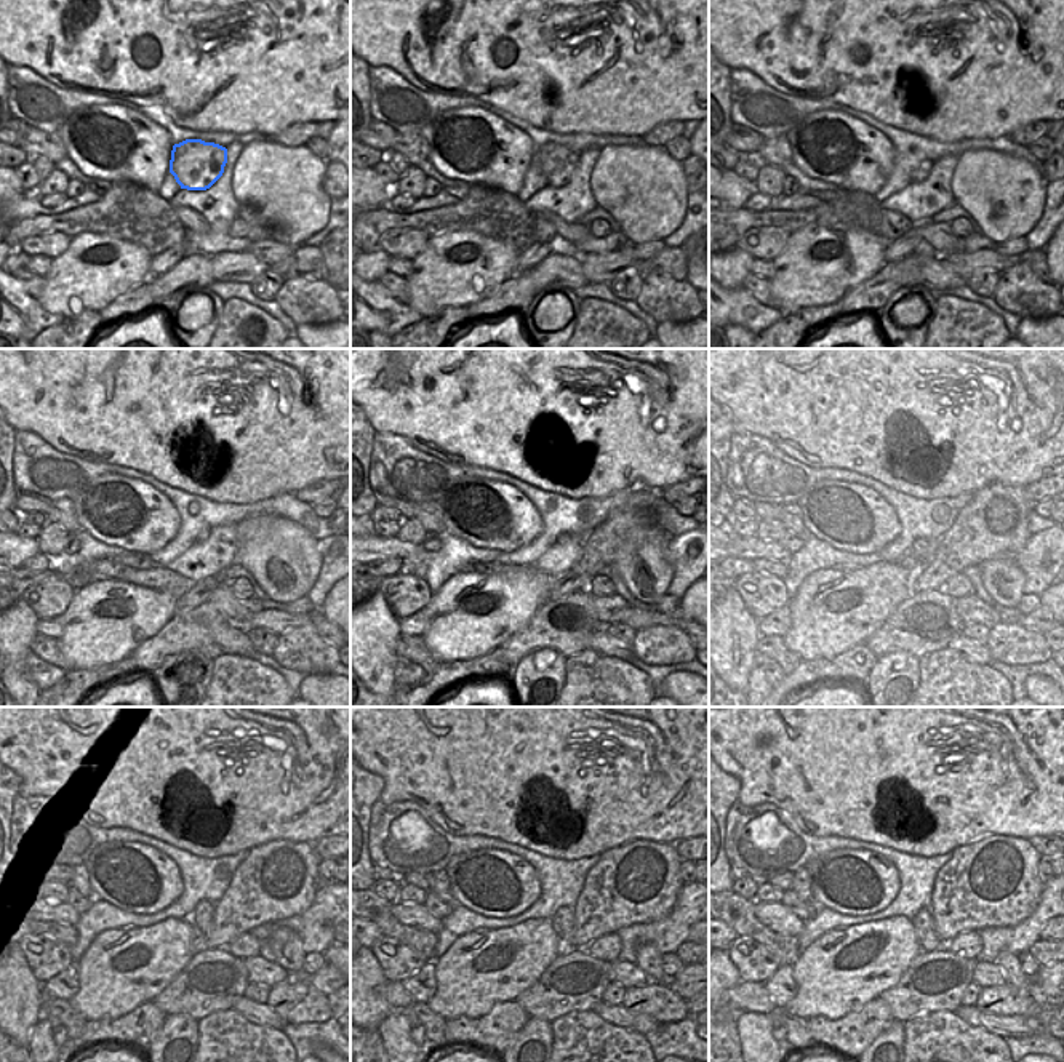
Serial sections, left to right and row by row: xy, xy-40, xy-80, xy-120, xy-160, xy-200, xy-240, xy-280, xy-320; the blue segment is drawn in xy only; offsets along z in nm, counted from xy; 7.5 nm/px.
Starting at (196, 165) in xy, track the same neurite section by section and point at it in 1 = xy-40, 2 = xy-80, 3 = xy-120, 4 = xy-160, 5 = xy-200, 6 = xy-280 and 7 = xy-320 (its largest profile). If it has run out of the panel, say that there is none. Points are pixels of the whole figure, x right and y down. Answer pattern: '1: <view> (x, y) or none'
1: xy-40 (557, 162)
2: xy-80 (920, 173)
3: xy-120 (204, 534)
4: xy-160 (562, 538)
5: xy-200 (920, 546)
6: xy-280 (562, 920)
7: xy-320 (924, 923)

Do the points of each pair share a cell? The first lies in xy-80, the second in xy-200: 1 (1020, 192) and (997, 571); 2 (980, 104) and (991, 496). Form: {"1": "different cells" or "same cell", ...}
{"1": "same cell", "2": "different cells"}

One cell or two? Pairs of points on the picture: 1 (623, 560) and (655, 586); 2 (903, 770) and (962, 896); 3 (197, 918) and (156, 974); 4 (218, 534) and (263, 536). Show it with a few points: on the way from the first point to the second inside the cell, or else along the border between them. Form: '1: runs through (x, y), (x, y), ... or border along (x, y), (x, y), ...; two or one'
1: runs through (631, 562), (647, 578); one
2: border along (984, 837), (976, 837), (949, 851); two
3: border along (189, 918), (202, 946); two
4: border along (237, 525), (236, 558), (232, 562); two

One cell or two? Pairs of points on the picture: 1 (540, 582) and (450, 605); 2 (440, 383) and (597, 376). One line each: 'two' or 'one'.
1: one
2: one

